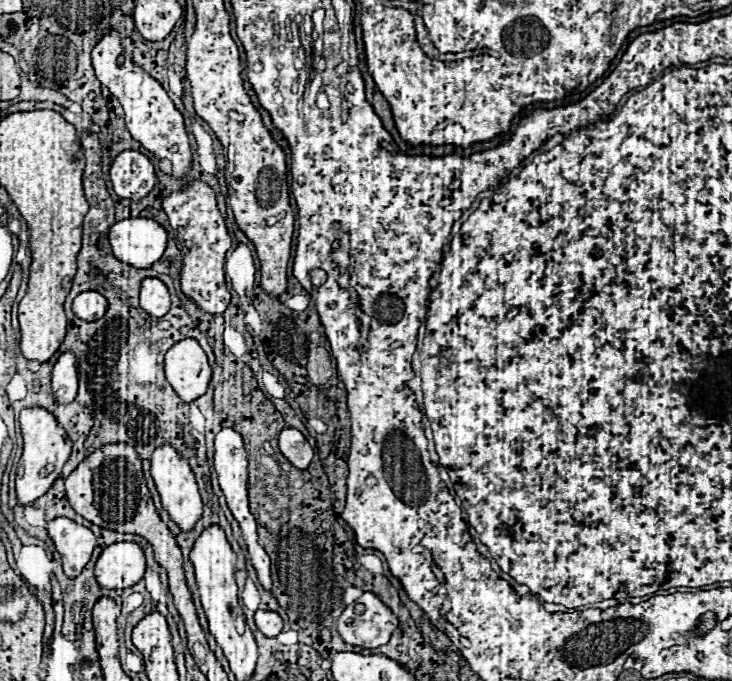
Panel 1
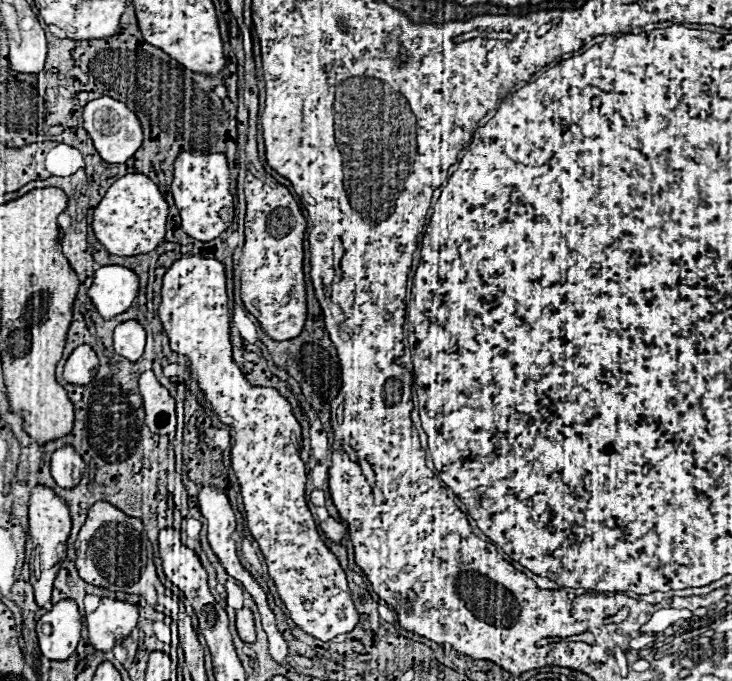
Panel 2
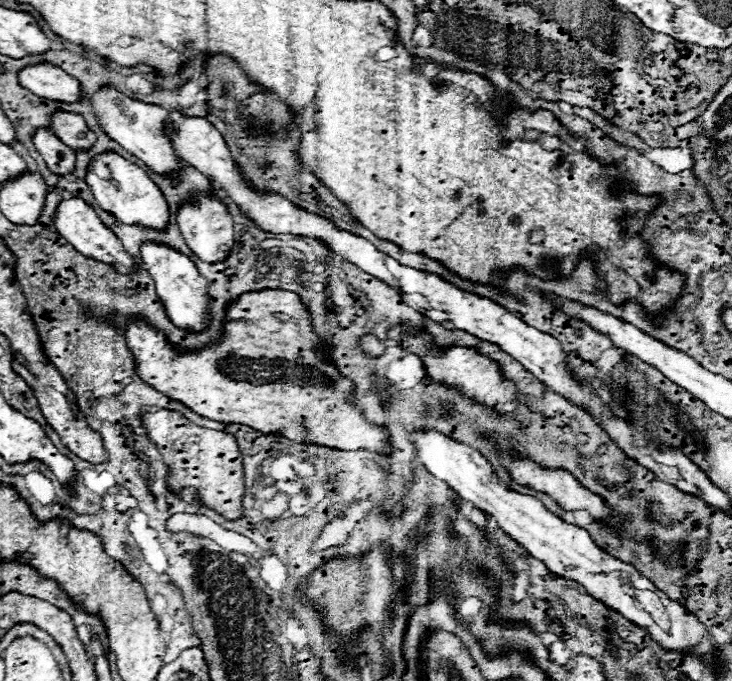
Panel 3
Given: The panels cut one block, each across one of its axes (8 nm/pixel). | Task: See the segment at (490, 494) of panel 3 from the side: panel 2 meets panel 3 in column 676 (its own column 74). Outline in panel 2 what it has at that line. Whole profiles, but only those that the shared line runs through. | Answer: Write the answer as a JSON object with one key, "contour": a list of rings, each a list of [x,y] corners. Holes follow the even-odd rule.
{"contour":[[[62,600],[54,604],[52,610],[36,624],[42,656],[58,662],[68,660],[80,642],[80,628],[82,620],[74,600]]]}

